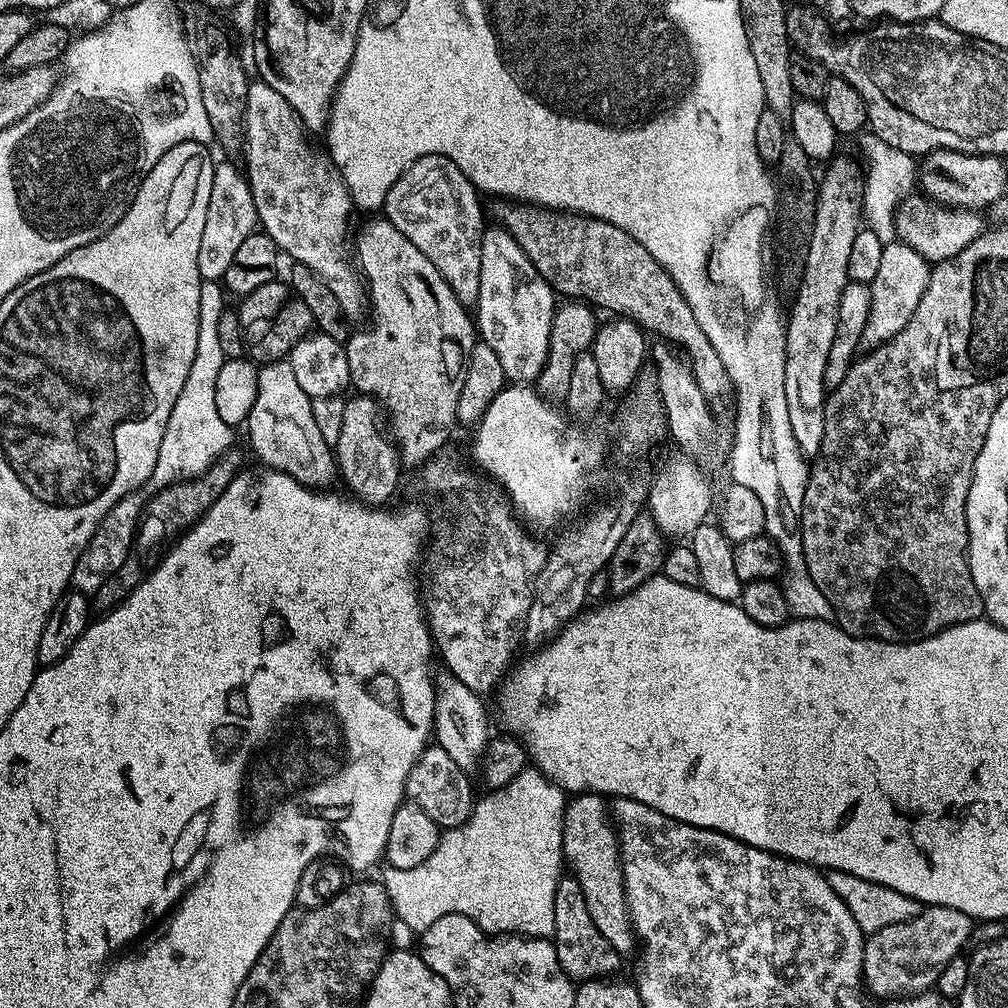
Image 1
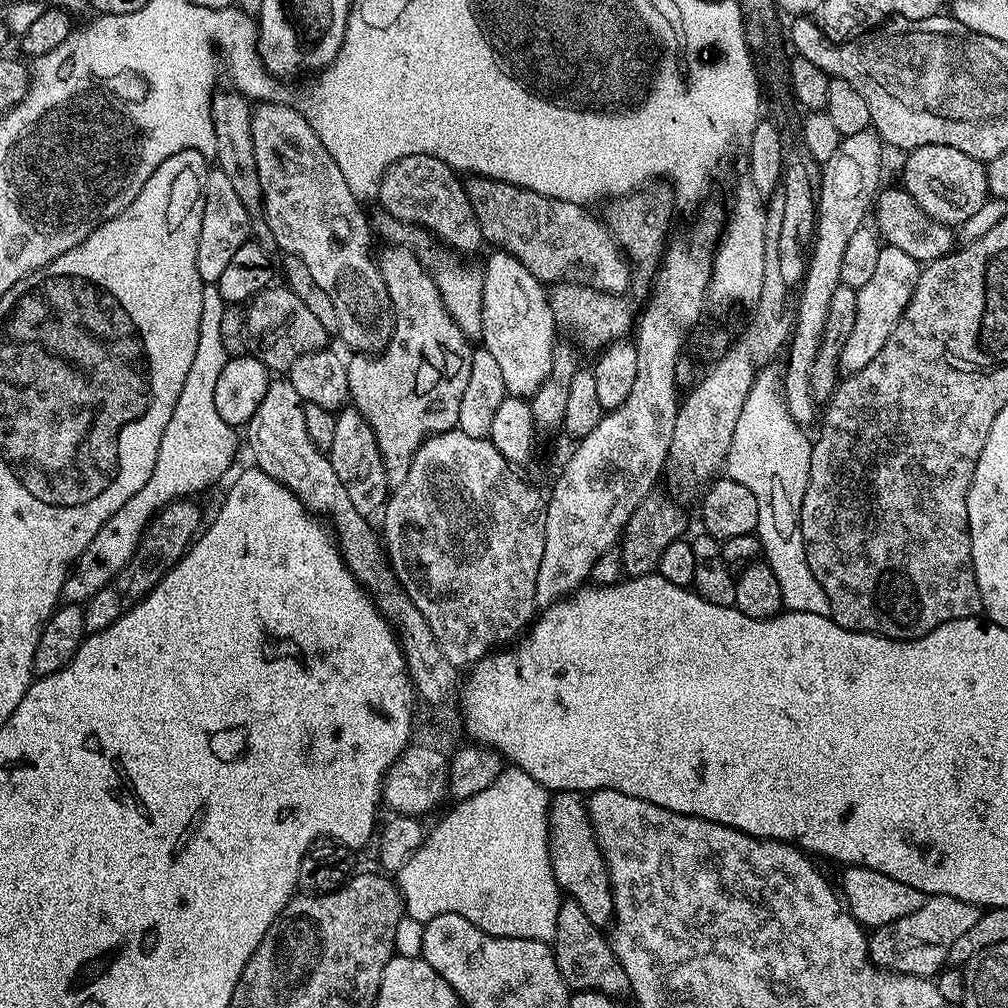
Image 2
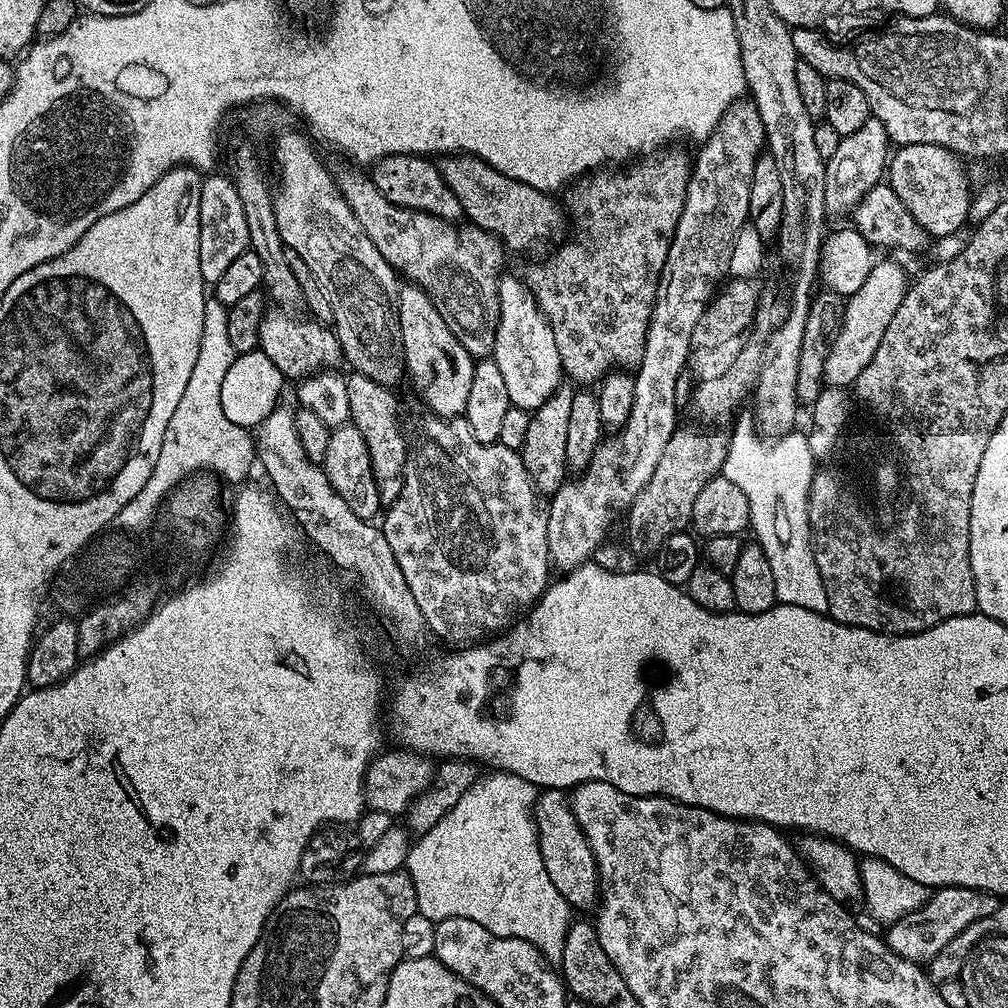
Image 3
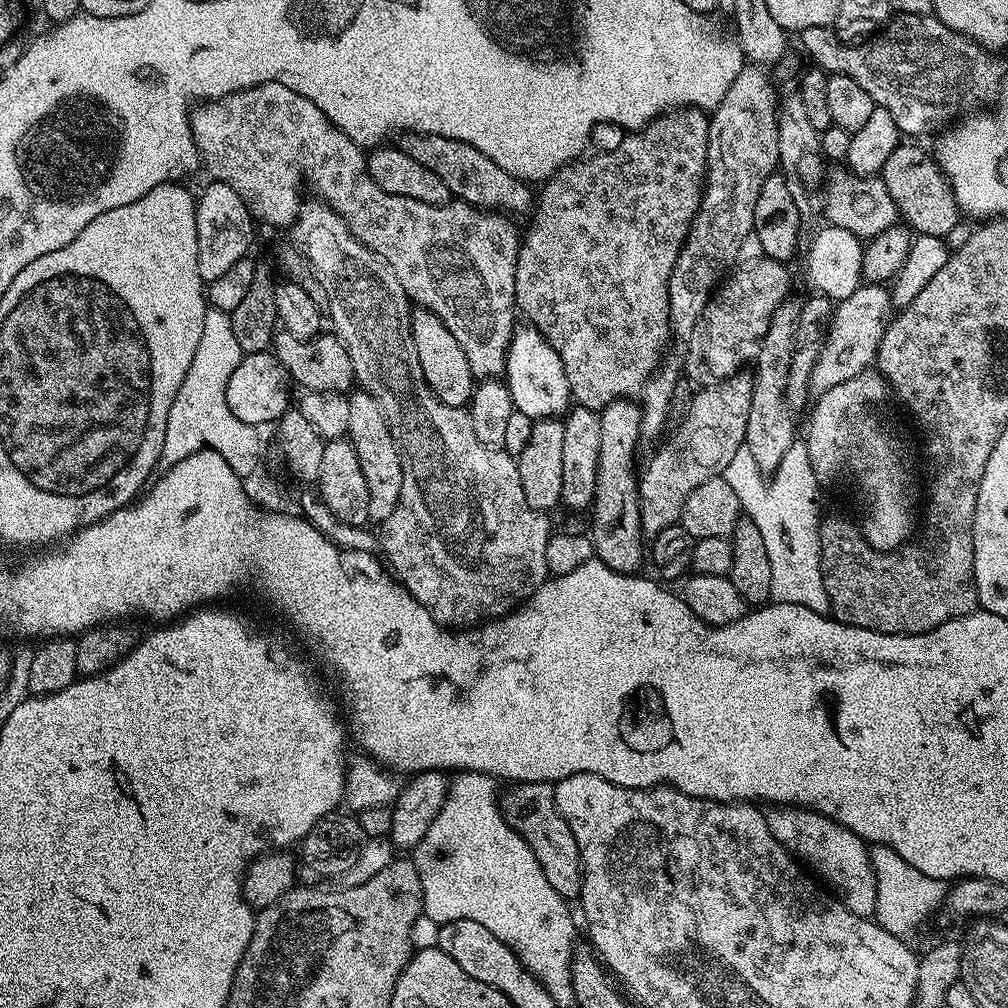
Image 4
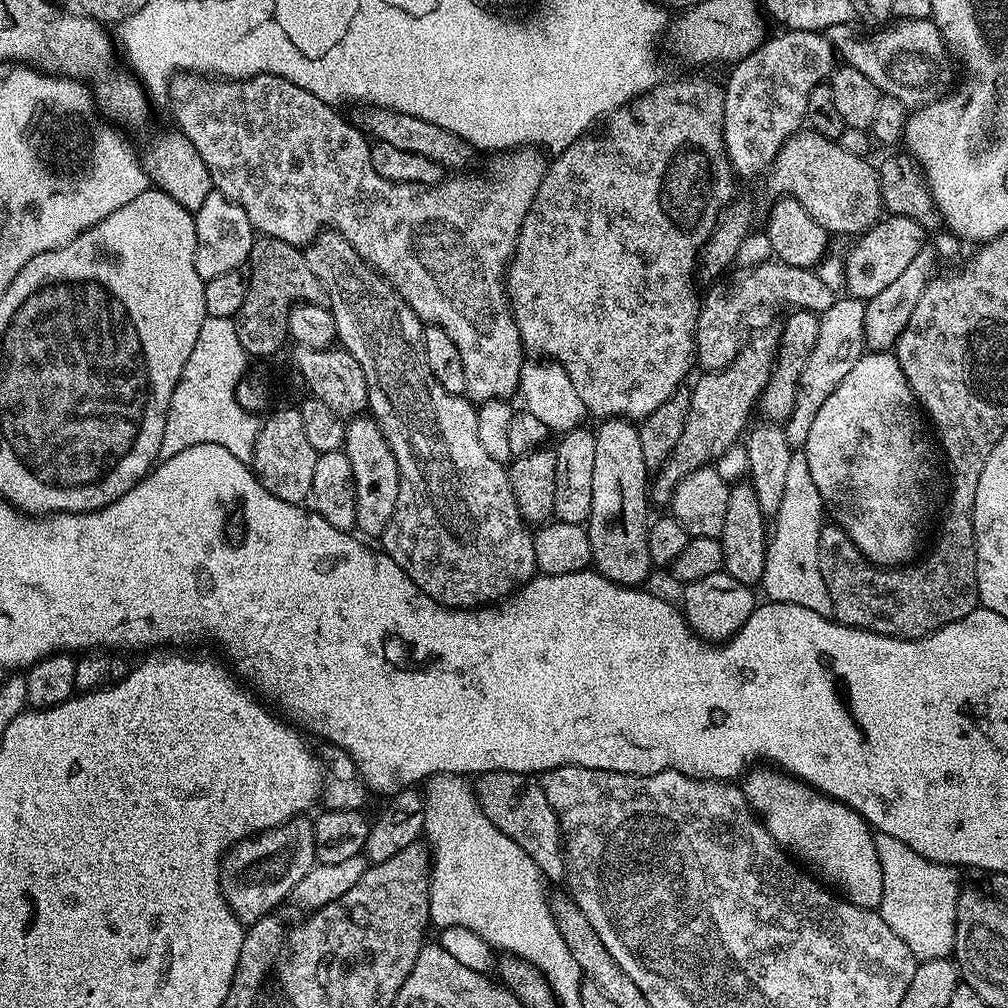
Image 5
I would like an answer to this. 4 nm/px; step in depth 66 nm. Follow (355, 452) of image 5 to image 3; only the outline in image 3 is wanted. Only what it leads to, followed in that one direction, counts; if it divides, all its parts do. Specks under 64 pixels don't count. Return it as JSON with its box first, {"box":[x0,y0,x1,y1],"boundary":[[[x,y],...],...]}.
{"box":[347,371,408,505],"boundary":[[[353,371],[347,377],[350,394],[350,422],[362,430],[362,438],[366,438],[366,446],[370,450],[370,466],[374,470],[374,482],[378,486],[378,498],[381,505],[392,504],[402,494],[404,485],[404,463],[408,457],[406,432],[400,429],[400,416],[396,412],[376,412],[376,400],[384,408],[392,408],[396,404],[396,396],[391,387],[376,384],[369,376]]]}

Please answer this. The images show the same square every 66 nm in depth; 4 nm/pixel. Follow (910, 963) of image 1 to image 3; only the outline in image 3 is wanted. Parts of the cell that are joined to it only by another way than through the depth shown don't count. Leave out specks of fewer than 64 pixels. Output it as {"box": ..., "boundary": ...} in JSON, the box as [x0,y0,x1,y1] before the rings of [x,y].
{"box":[886,888,1000,966],"boundary":[[[937,888],[929,895],[928,901],[918,910],[906,914],[898,922],[887,925],[886,943],[888,949],[902,958],[912,960],[921,966],[954,938],[954,934],[962,934],[970,922],[978,922],[978,918],[986,918],[998,910],[1000,900],[988,892],[979,892],[973,888]]]}

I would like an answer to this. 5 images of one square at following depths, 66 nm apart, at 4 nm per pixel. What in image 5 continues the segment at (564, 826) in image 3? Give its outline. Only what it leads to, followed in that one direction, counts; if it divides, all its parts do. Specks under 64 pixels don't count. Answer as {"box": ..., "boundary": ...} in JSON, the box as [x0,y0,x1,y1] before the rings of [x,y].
{"box":[474,772,565,881],"boundary":[[[485,772],[477,780],[480,781],[475,781],[474,784],[476,797],[486,814],[486,818],[490,818],[490,822],[494,822],[494,826],[498,826],[498,830],[502,830],[502,834],[506,834],[506,838],[518,842],[518,846],[522,846],[522,850],[526,850],[526,854],[530,854],[530,858],[538,866],[545,881],[565,879],[564,836],[560,832],[558,818],[544,793],[543,783],[526,772]]]}

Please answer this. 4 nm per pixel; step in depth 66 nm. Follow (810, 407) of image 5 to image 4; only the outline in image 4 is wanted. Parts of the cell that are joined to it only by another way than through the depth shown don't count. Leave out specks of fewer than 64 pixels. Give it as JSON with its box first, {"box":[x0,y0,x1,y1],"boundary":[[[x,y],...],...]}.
{"box":[808,283,893,397],"boundary":[[[861,283],[860,288],[850,294],[850,298],[839,301],[833,307],[832,320],[826,325],[824,333],[822,354],[818,354],[818,362],[814,362],[814,374],[810,374],[808,391],[813,397],[826,394],[826,390],[834,390],[834,386],[873,367],[882,334],[893,312],[891,291],[883,283]]]}

